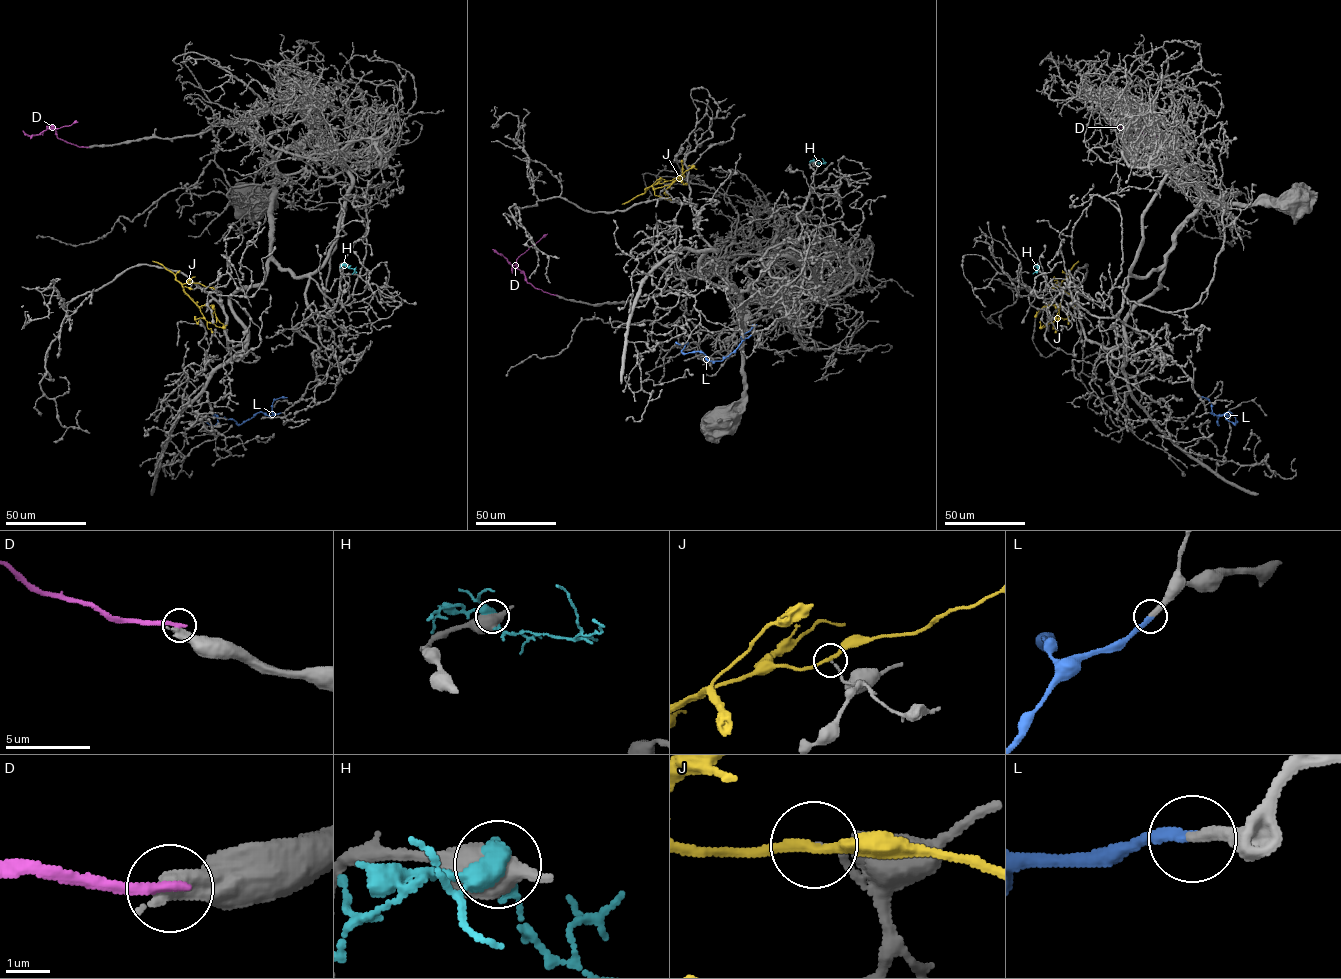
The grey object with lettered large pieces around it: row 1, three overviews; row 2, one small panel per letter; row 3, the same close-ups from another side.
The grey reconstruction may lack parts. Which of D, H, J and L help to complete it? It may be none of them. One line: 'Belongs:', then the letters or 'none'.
Belongs: L

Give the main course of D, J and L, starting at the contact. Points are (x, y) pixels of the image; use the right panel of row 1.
D: (1169, 147), (1146, 127), (1122, 128), (1108, 122)
J: (1057, 283), (1063, 292), (1056, 319), (1042, 327), (1040, 319)
L: (1209, 413), (1222, 416), (1229, 411), (1236, 421), (1220, 414), (1219, 425), (1216, 421)

